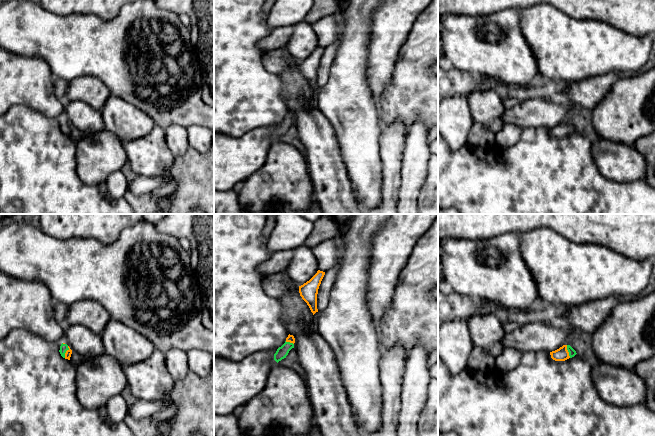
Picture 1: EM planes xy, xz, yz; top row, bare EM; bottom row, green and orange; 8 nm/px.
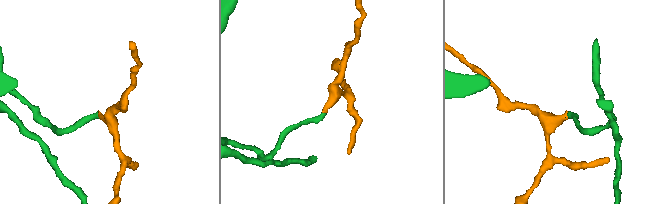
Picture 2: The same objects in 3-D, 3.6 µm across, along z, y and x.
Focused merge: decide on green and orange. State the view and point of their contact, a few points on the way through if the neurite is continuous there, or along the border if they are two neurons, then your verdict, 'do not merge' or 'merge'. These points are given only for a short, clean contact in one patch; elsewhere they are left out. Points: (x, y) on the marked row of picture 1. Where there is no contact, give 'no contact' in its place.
xy (65, 352) | across xy (64, 347), (65, 352), (68, 353) | merge

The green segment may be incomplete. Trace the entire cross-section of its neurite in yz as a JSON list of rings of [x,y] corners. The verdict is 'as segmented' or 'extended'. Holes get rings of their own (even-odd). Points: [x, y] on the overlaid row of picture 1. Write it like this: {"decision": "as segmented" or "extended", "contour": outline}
{"decision": "extended", "contour": [[[563,345],[559,349],[550,352],[551,358],[555,361],[565,361],[576,354],[576,351],[570,345]]]}

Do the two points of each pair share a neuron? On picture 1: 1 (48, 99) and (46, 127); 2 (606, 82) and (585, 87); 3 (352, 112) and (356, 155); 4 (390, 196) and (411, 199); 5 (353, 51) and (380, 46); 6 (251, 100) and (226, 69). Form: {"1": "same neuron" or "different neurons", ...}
{"1": "different neurons", "2": "same neuron", "3": "same neuron", "4": "different neurons", "5": "different neurons", "6": "same neuron"}

